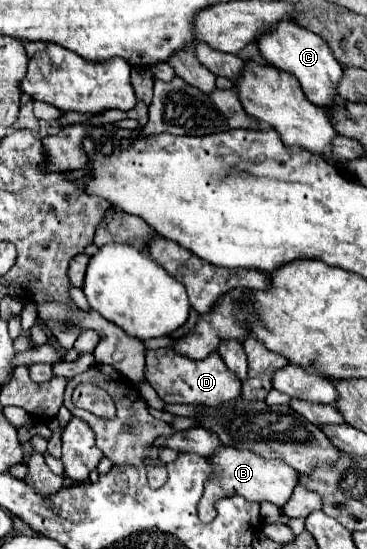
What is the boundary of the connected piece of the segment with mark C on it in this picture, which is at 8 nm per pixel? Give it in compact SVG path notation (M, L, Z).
M283 19L283 23L277 23L277 27L273 27L271 31L265 31L265 35L261 35L261 39L257 39L257 49L271 65L295 75L297 81L301 83L305 97L313 105L325 107L325 105L333 103L335 87L343 75L343 69L333 59L329 45L319 35L313 35L311 31L307 31L305 27L297 25L291 19Z

